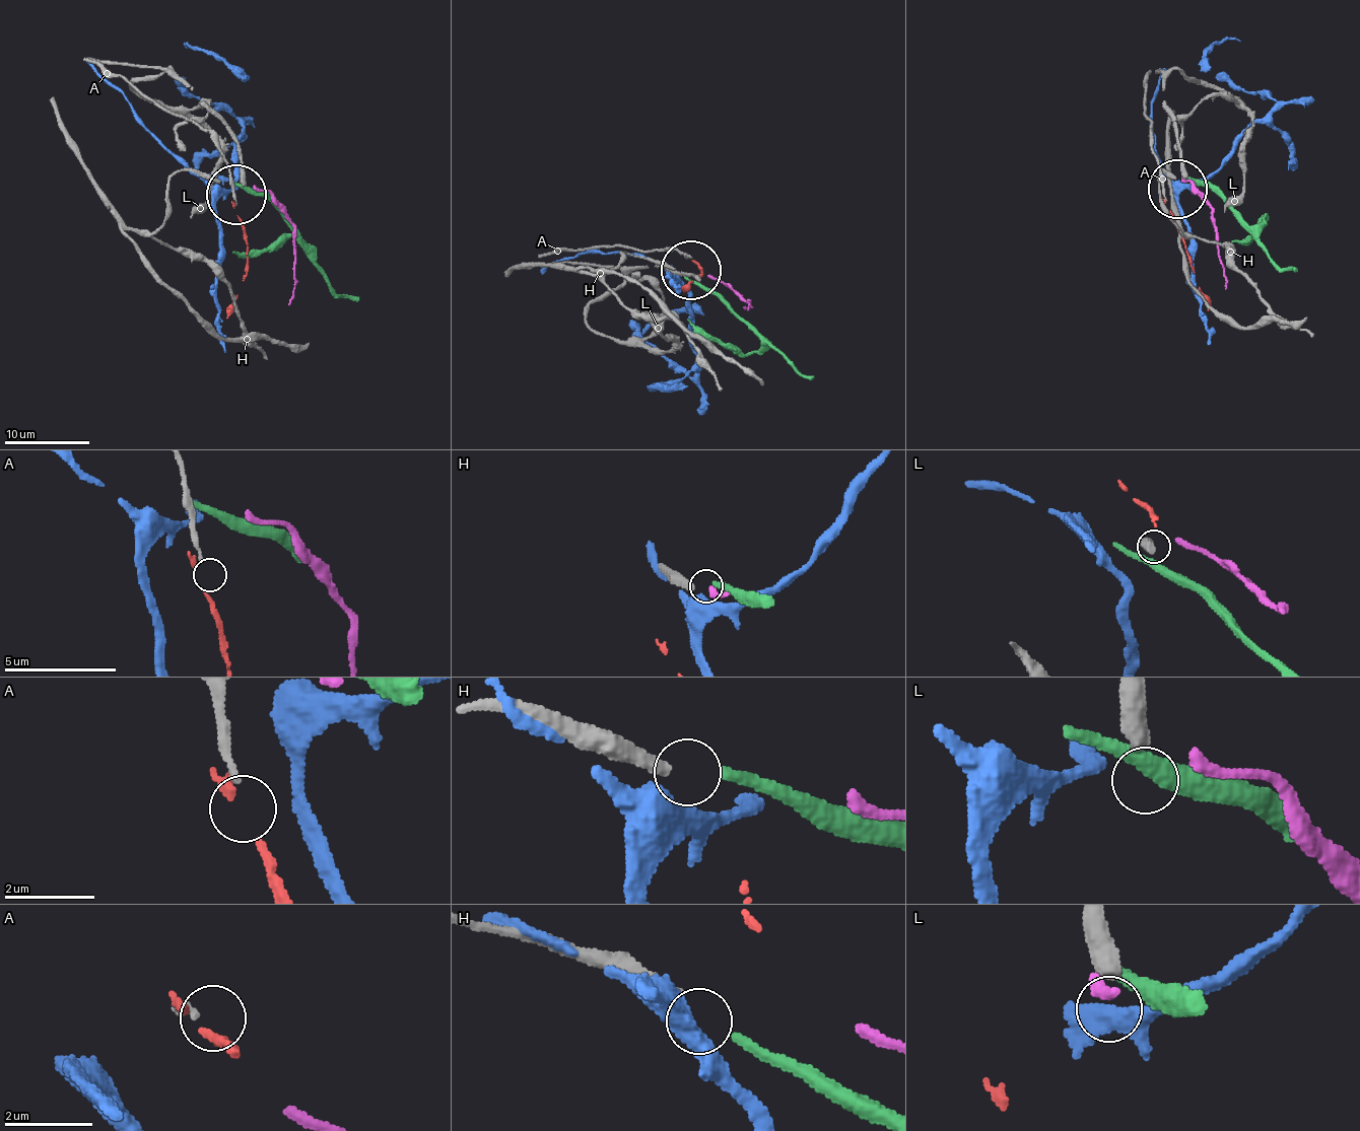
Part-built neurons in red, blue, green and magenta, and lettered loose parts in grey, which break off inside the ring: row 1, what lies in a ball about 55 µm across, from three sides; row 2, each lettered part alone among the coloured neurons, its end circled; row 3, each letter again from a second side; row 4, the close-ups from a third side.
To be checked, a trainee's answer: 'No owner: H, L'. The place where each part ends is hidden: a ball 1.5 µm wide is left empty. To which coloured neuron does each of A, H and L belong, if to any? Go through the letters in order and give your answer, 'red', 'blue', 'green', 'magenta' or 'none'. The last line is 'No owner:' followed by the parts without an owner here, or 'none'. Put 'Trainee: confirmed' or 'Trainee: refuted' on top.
Trainee: refuted
A: none
H: none
L: none
No owner: A, H, L

